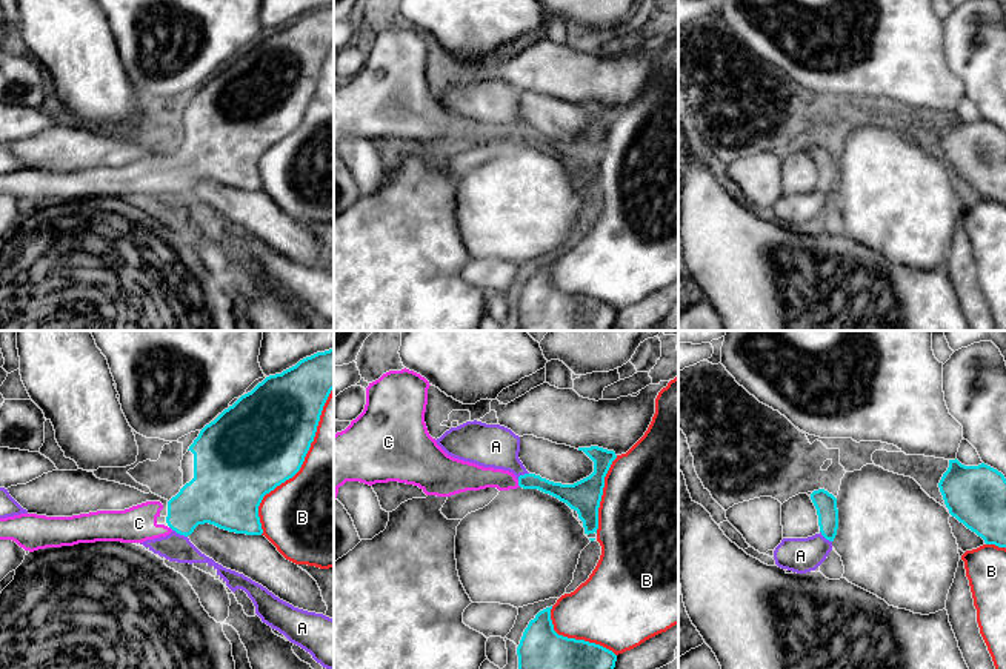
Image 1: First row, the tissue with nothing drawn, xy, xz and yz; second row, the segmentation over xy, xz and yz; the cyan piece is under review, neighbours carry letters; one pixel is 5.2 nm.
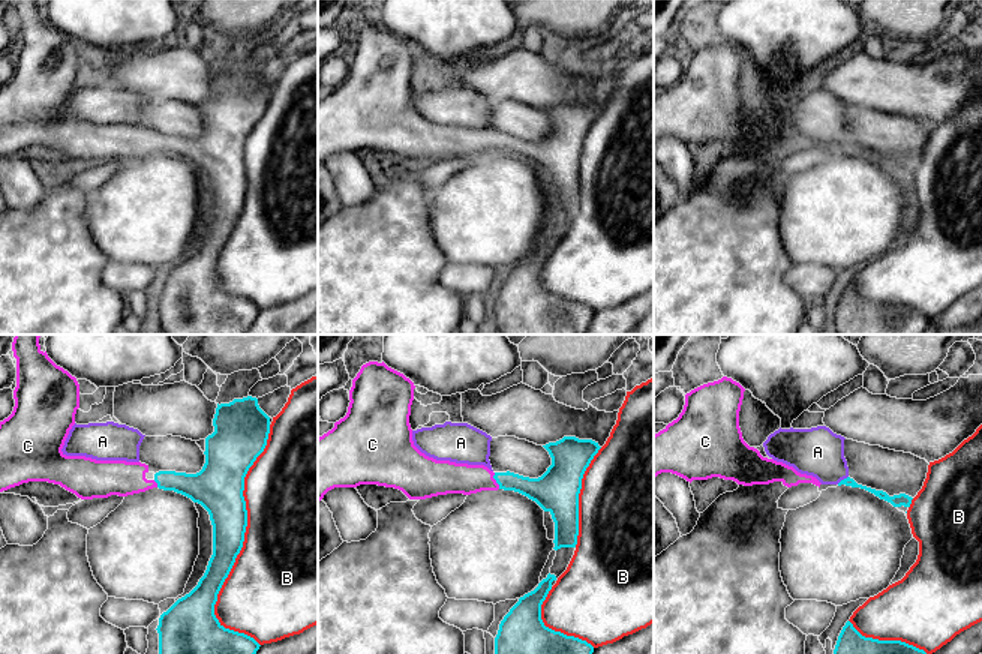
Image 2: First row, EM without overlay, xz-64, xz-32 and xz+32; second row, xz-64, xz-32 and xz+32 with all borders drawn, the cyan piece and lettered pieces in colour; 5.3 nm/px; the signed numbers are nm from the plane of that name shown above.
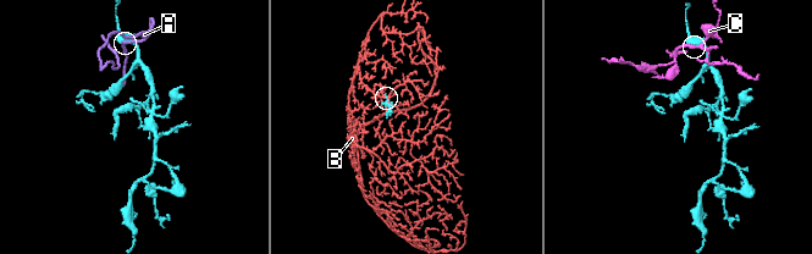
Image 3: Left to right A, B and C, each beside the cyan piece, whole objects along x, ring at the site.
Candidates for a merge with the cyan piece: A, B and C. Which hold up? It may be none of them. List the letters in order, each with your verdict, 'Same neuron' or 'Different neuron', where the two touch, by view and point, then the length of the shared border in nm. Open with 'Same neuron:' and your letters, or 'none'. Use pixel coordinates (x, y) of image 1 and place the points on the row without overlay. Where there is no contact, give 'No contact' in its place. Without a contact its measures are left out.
Same neuron: C
A: Different neuron. Touches cyan at xy (180, 189). Shared border 90 nm
B: Different neuron. Touches cyan at xy (302, 119). Shared border 850 nm
C: Same neuron. Touches cyan at xz (519, 139). Shared border 40 nm

